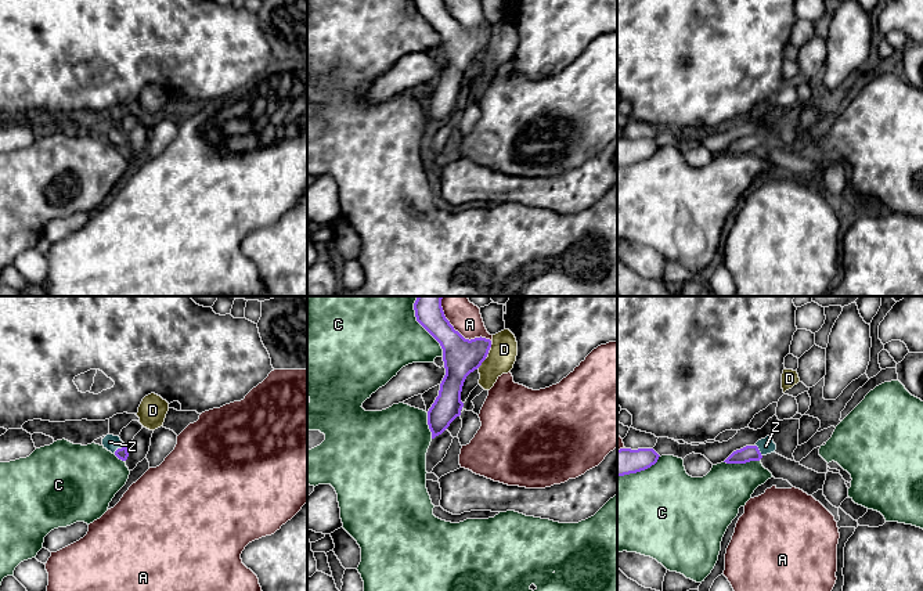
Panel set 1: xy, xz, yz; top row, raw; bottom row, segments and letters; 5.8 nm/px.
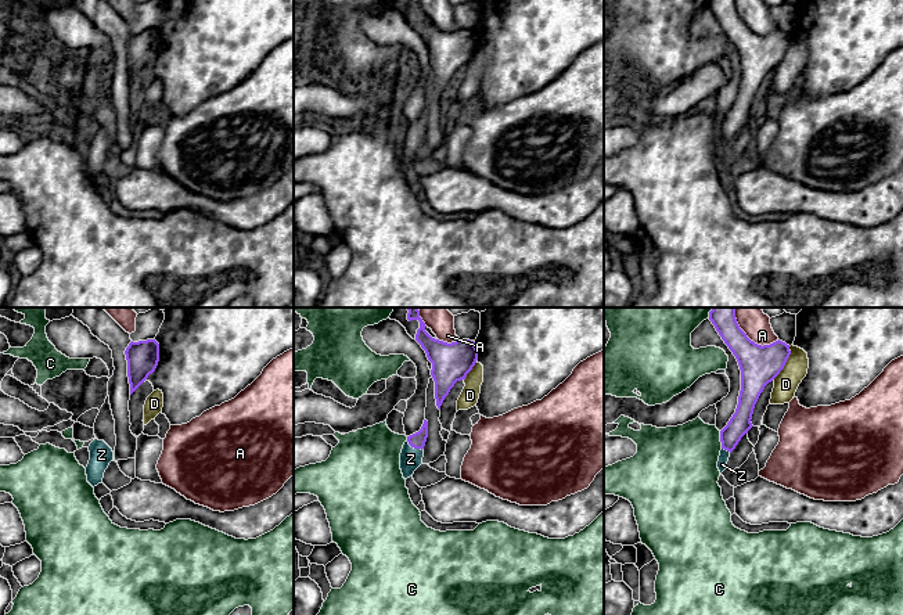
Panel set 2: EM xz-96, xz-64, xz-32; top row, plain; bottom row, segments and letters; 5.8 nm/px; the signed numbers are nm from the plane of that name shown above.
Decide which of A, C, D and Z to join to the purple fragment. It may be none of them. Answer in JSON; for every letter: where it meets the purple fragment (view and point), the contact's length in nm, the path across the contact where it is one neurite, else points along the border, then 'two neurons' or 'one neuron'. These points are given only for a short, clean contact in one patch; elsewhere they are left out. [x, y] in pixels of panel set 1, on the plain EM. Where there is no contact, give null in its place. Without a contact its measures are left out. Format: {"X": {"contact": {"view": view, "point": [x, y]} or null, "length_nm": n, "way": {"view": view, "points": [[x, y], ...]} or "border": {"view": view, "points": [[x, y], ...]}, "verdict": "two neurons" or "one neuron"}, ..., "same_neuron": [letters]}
{"A": {"contact": {"view": "xz", "point": [464, 28]}, "length_nm": 360, "verdict": "two neurons"}, "C": {"contact": {"view": "xz", "point": [429, 22]}, "length_nm": 320, "verdict": "two neurons"}, "D": {"contact": {"view": "xz", "point": [480, 54]}, "length_nm": 90, "border": {"view": "xz", "points": [[486, 49], [476, 58]]}, "verdict": "two neurons"}, "Z": {"contact": {"view": "xy", "point": [119, 139]}, "length_nm": 80, "way": {"view": "xy", "points": [[122, 143], [119, 139], [110, 132]]}, "verdict": "one neuron"}, "same_neuron": ["Z"]}

